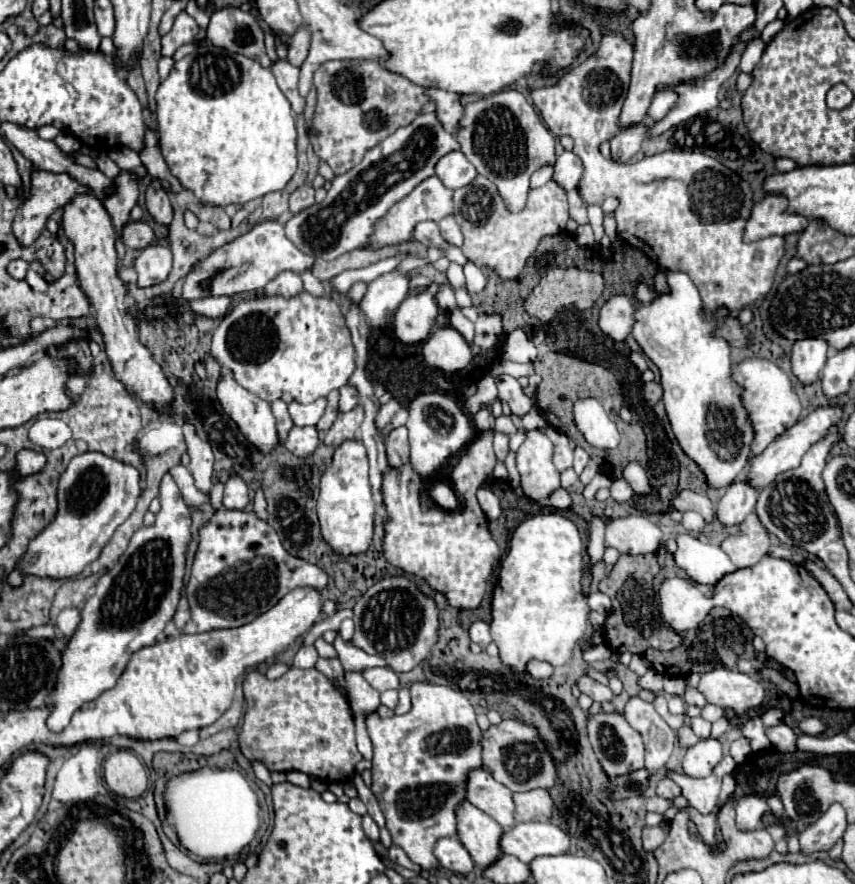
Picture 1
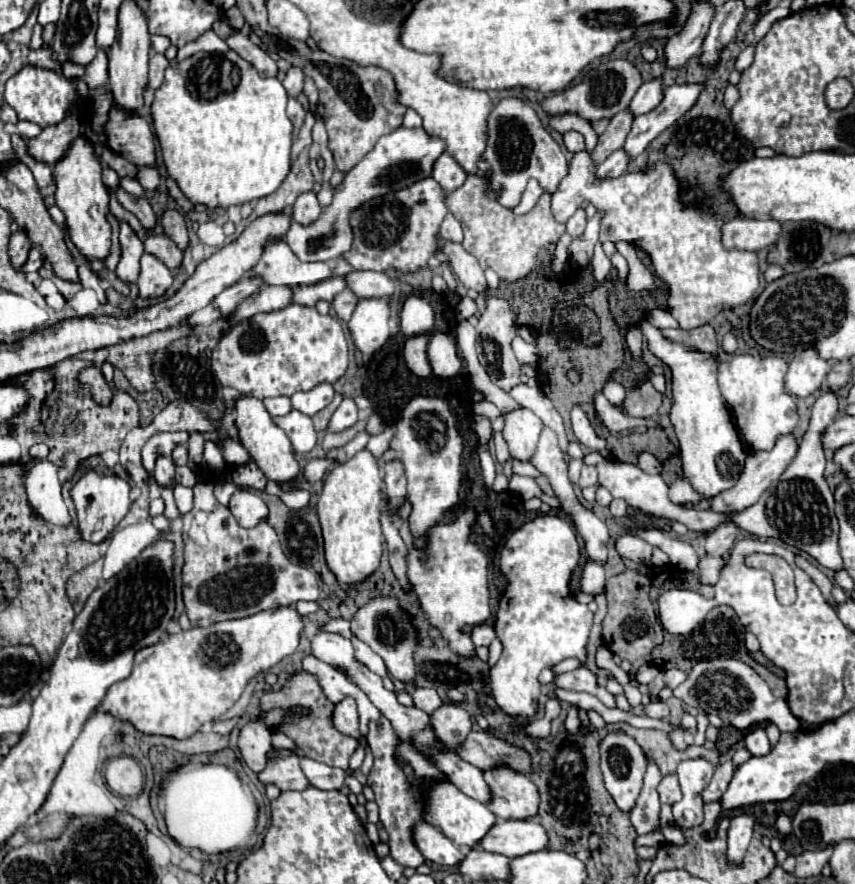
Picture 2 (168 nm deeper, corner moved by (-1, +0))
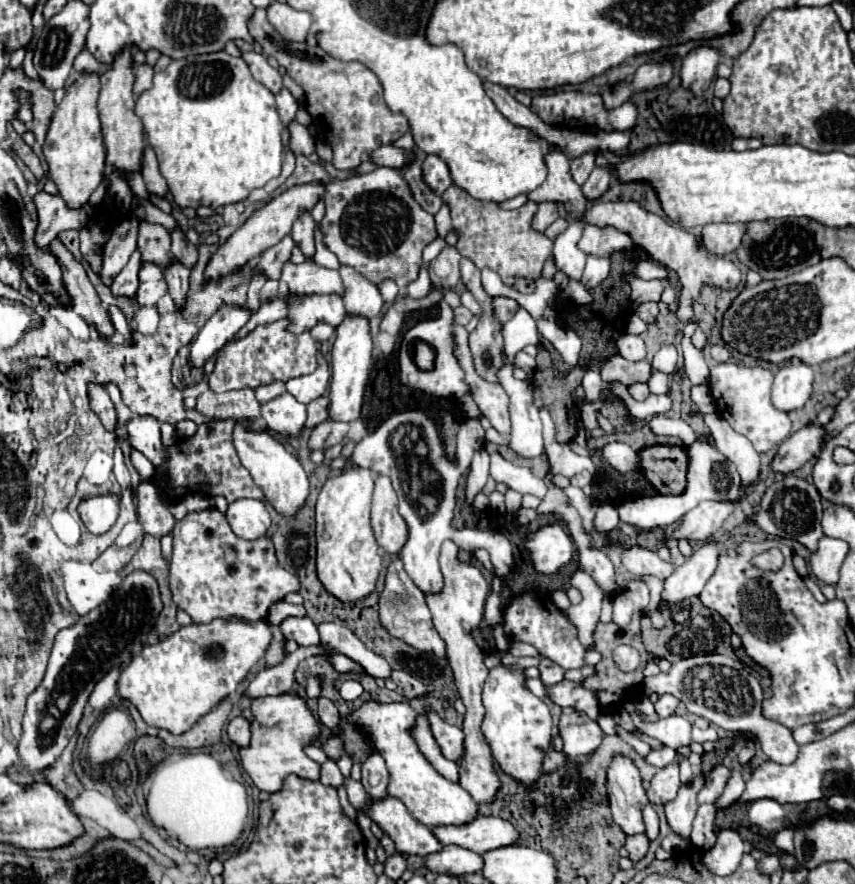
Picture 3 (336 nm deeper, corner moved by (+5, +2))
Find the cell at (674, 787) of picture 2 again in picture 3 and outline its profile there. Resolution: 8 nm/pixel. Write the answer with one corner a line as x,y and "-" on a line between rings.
678,763
666,765
660,773
654,775
648,787
648,801
650,803
668,803
676,797
680,789
680,779
678,779

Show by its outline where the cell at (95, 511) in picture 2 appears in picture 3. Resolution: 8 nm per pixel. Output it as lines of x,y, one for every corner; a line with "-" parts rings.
94,495
80,501
78,513
92,535
102,535
118,519
118,507
120,499
116,495

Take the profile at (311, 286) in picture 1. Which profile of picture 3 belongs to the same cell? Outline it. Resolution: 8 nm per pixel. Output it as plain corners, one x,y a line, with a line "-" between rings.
318,323
318,325
314,325
312,327
312,331
310,331
312,335
314,335
314,339
316,341
328,341
332,335
334,335
334,327
332,325
328,325
328,323

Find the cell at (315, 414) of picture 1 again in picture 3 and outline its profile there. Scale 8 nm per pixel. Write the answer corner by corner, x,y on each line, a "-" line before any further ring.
322,353
318,355
318,359
320,359
320,363
318,363
318,369
314,373
298,377
298,379
290,379
286,383
288,393
294,395
304,405
308,405
310,401
322,397
326,393
326,389
328,389
328,381
330,381
328,365
326,365
326,359
324,359

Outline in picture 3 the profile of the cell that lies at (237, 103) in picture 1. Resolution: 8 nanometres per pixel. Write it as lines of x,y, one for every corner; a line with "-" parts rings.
224,51
184,57
172,61
164,71
154,75
152,89
144,91
136,101
136,113
142,119
146,139
156,151
160,173
168,181
170,193
180,207
222,207
244,201
252,189
264,187
280,175
282,165
282,119
274,101
274,93
258,83
244,59

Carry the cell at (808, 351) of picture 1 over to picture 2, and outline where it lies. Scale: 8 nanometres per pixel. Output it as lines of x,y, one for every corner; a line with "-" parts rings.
806,349
790,361
784,389
792,397
808,397
820,389
826,375
828,375
828,363
820,359
814,349

